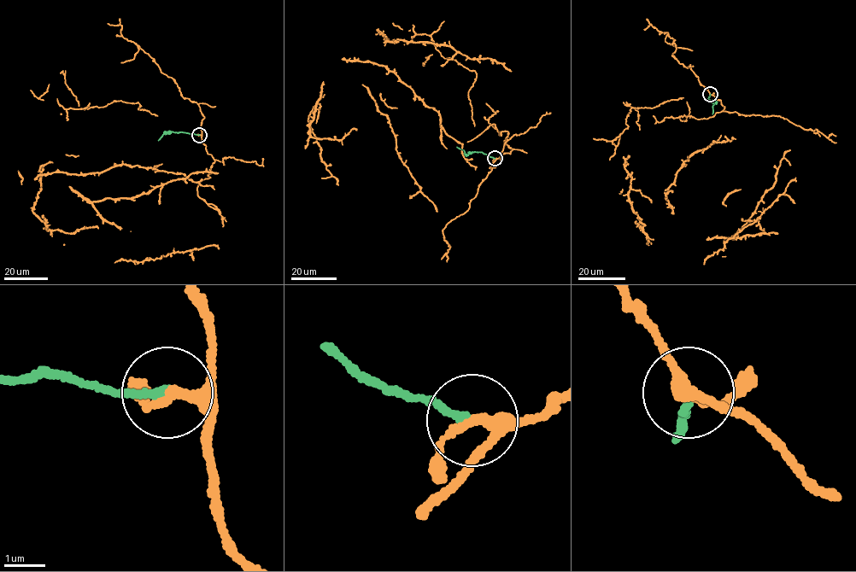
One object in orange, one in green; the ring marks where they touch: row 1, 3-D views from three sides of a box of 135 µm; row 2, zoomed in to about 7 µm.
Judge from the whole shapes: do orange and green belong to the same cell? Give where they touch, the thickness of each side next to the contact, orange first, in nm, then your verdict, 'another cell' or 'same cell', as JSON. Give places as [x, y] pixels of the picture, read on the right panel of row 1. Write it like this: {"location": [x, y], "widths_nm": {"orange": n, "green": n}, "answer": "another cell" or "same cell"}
{"location": [710, 94], "widths_nm": {"orange": 190, "green": 200}, "answer": "another cell"}

